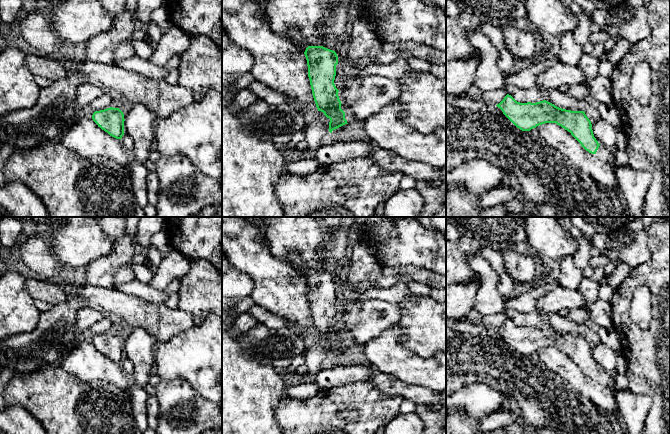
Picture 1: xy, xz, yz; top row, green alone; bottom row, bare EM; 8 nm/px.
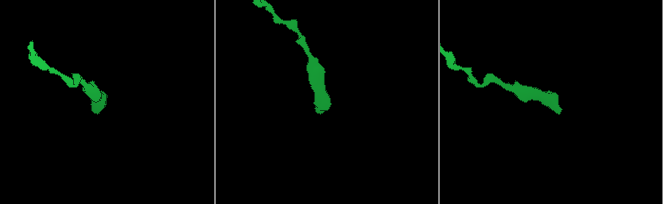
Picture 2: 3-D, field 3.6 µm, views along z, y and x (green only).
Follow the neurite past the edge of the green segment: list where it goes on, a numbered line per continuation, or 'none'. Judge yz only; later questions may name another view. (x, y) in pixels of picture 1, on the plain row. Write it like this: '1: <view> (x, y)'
1: yz (606, 379)

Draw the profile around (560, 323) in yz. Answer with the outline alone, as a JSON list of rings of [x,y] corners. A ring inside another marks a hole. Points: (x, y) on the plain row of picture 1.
[[[550,313],[545,316],[545,324],[555,330],[571,334],[571,335],[586,335],[594,327],[590,323],[576,323],[559,313]]]

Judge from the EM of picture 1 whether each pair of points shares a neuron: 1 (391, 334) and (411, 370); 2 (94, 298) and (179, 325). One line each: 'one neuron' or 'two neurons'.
1: one neuron
2: one neuron

